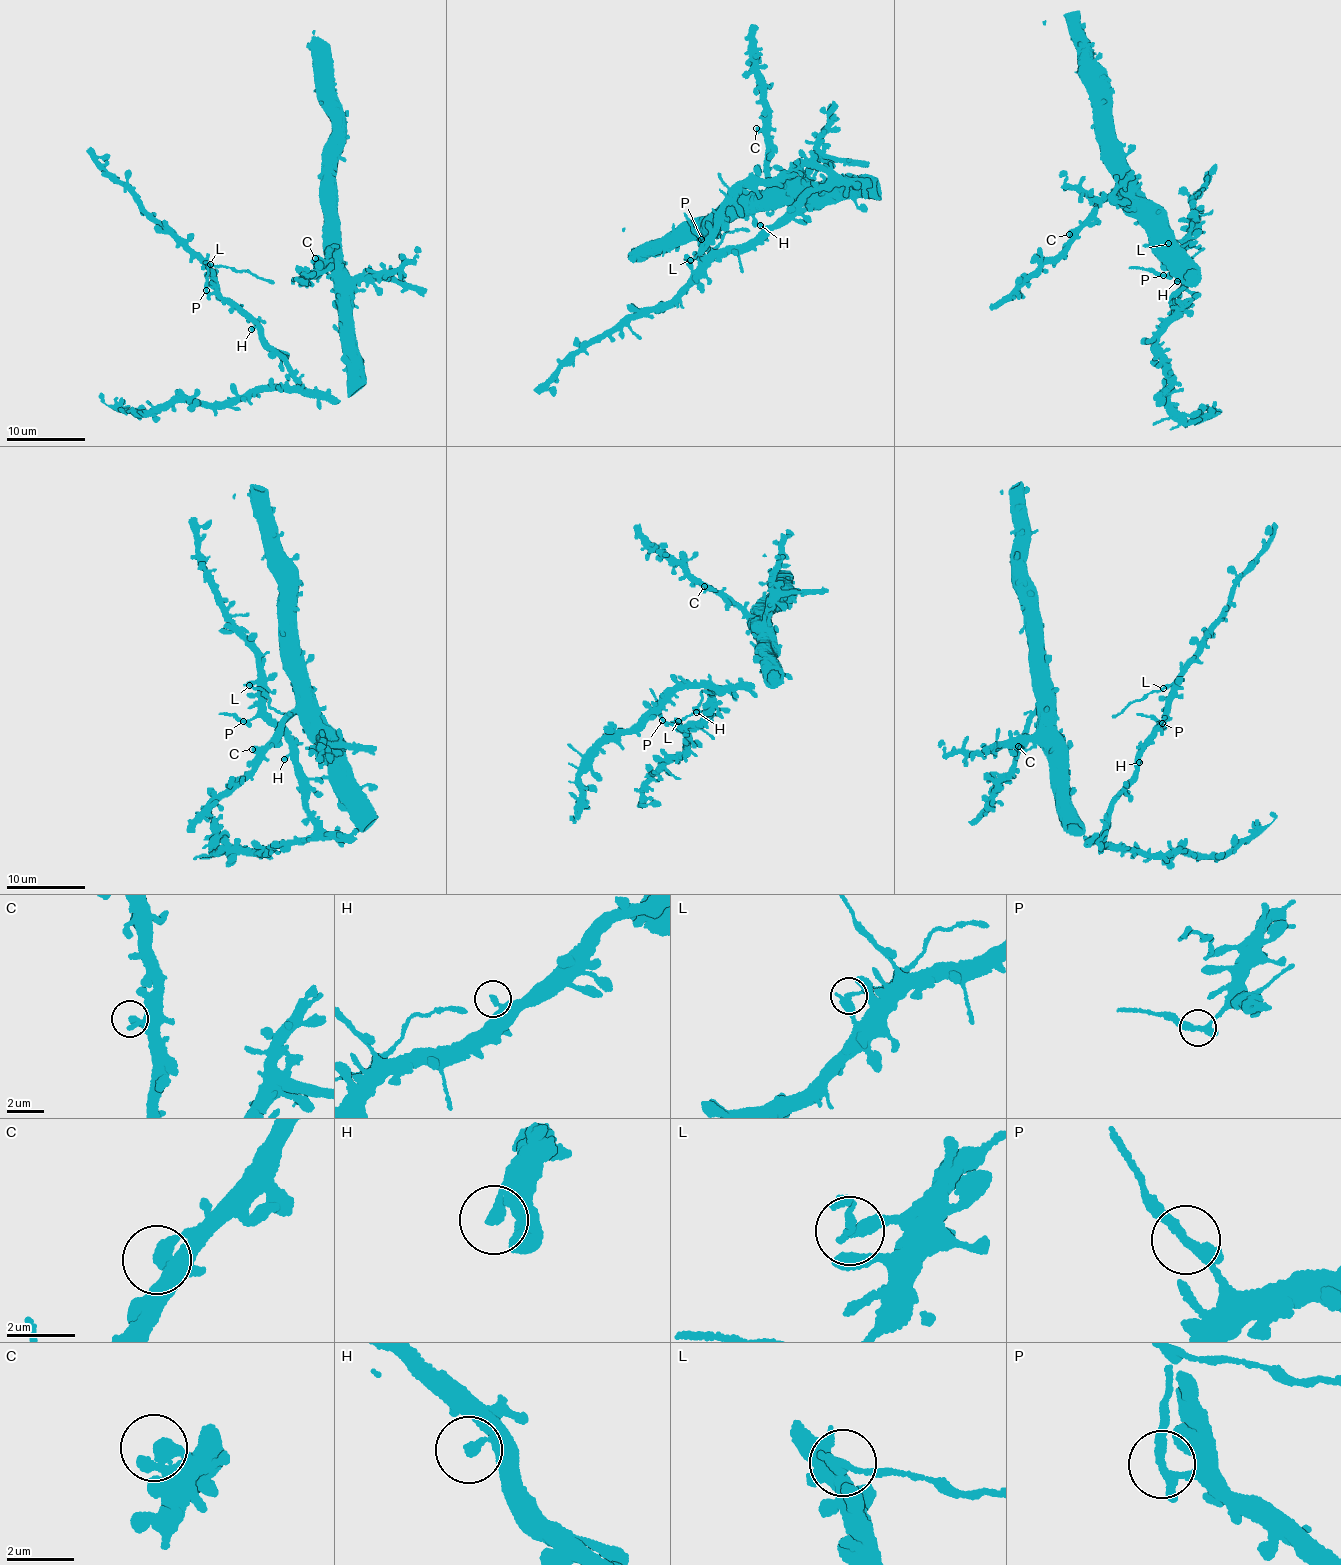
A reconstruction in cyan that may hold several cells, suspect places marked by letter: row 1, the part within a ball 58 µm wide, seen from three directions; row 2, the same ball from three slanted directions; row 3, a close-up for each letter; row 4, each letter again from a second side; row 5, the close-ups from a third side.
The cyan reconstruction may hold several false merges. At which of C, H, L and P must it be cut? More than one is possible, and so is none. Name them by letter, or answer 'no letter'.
L, P

